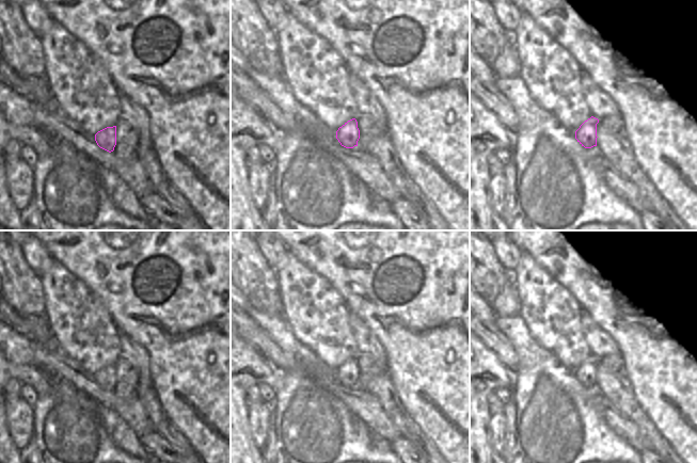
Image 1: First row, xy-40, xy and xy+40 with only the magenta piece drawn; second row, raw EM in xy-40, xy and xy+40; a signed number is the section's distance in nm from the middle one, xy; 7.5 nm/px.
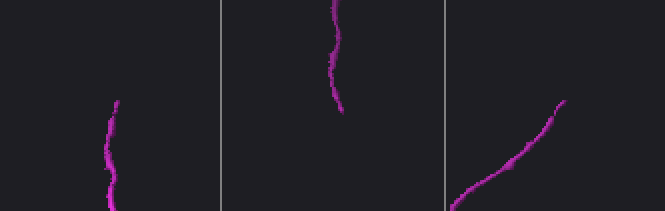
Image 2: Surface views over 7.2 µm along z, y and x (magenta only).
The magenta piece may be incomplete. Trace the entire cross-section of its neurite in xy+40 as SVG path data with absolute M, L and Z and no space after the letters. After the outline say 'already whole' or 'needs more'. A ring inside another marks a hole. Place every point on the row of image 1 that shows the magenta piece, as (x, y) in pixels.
M591 116L575 131L575 139L585 148L591 148L597 146L597 138L600 133L607 132L600 126L599 119Z; needs more

